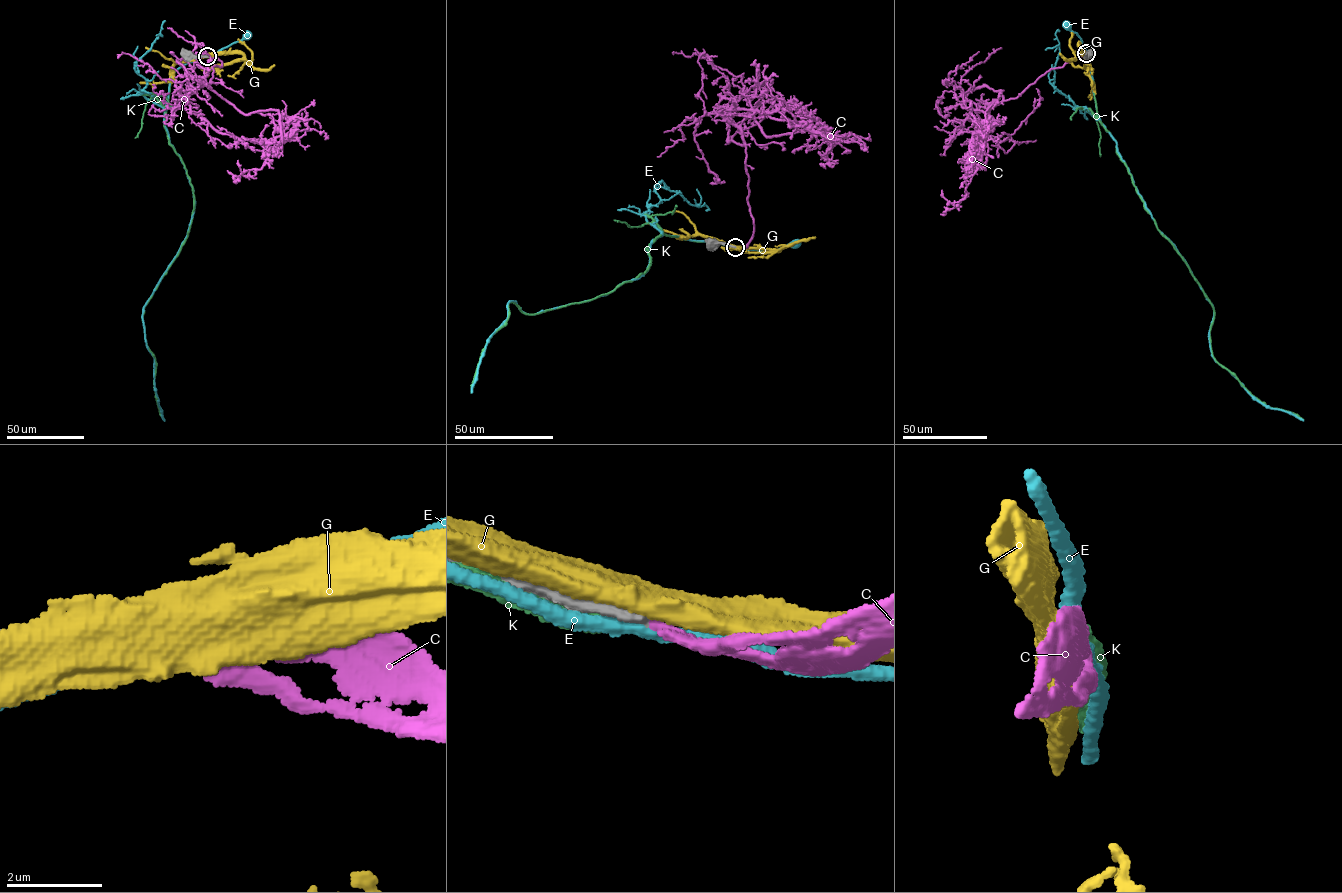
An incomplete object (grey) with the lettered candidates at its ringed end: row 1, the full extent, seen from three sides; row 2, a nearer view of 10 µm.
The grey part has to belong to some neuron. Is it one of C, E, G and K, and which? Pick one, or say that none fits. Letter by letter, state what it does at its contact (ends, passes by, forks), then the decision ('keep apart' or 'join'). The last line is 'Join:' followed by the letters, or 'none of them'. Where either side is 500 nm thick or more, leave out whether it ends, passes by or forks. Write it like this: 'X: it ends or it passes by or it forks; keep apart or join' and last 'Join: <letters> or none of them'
C: it ends; join
E: keep apart
G: keep apart
K: keep apart
Join: C

